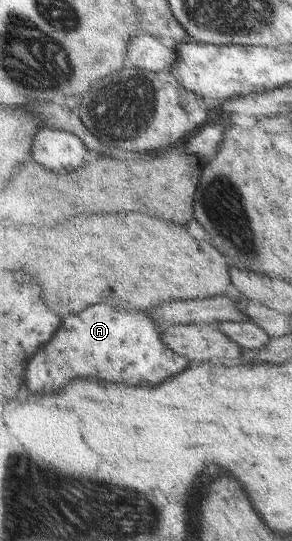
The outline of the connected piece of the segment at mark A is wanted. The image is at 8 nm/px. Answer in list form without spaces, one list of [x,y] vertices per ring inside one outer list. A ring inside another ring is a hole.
[[[112,305],[88,306],[86,311],[80,314],[72,314],[64,320],[66,324],[62,330],[56,330],[52,336],[52,342],[36,352],[32,356],[32,362],[28,362],[26,370],[26,386],[30,392],[36,394],[54,394],[64,390],[70,380],[74,378],[98,378],[98,380],[110,380],[110,382],[120,382],[120,384],[130,384],[130,386],[140,386],[140,380],[148,382],[150,386],[158,386],[166,382],[166,378],[172,378],[176,374],[182,374],[184,368],[192,364],[189,358],[177,355],[167,348],[164,341],[152,342],[152,338],[158,338],[158,325],[150,319],[146,312],[133,311],[128,309],[118,309]]]

